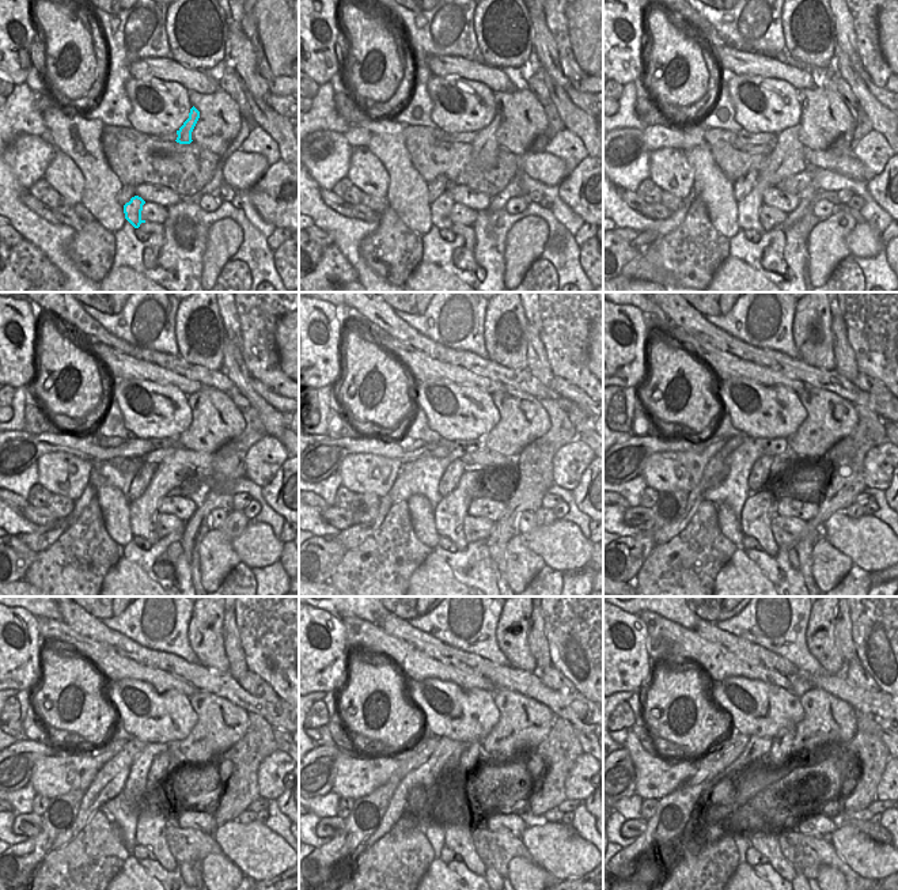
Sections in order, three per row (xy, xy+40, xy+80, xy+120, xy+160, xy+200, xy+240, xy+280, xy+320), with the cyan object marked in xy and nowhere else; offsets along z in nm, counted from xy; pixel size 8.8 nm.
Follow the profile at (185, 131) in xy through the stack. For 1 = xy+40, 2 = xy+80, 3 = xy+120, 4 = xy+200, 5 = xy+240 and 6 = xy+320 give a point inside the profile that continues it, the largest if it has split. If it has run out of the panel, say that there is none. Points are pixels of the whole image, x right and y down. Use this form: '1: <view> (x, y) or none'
1: xy+40 (485, 148)
2: xy+80 (789, 156)
3: xy+120 (175, 465)
4: xy+200 (760, 507)
5: xy+240 (151, 822)
6: xy+320 (766, 844)

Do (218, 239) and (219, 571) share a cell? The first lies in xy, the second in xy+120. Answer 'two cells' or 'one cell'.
one cell

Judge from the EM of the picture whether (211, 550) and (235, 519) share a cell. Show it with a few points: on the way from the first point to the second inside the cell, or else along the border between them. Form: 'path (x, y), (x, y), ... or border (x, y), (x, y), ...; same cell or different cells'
path (218, 542), (232, 527); same cell

